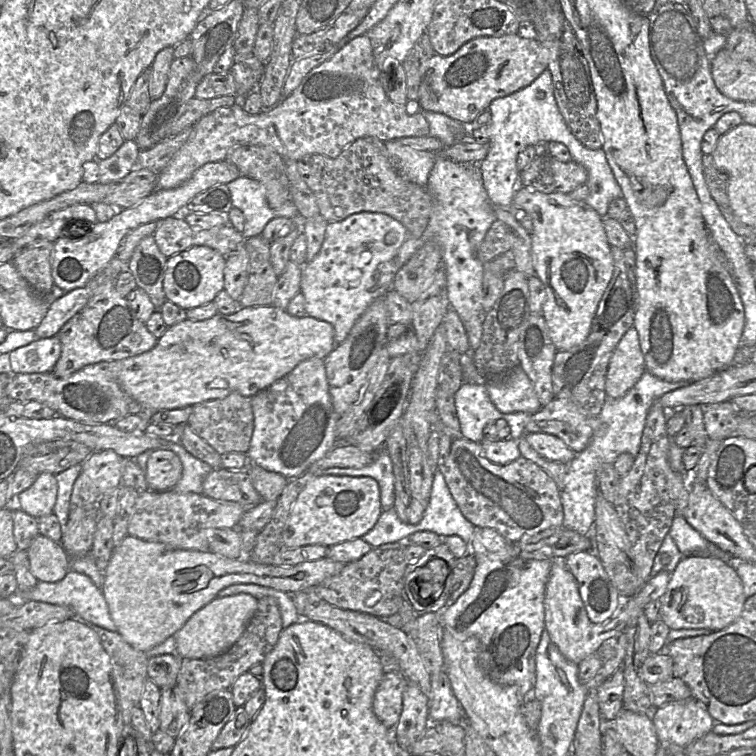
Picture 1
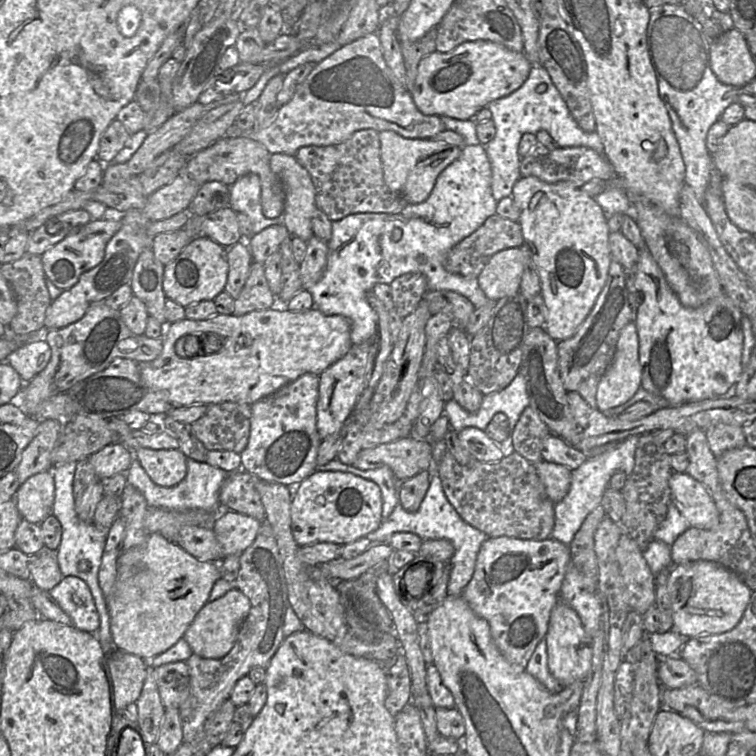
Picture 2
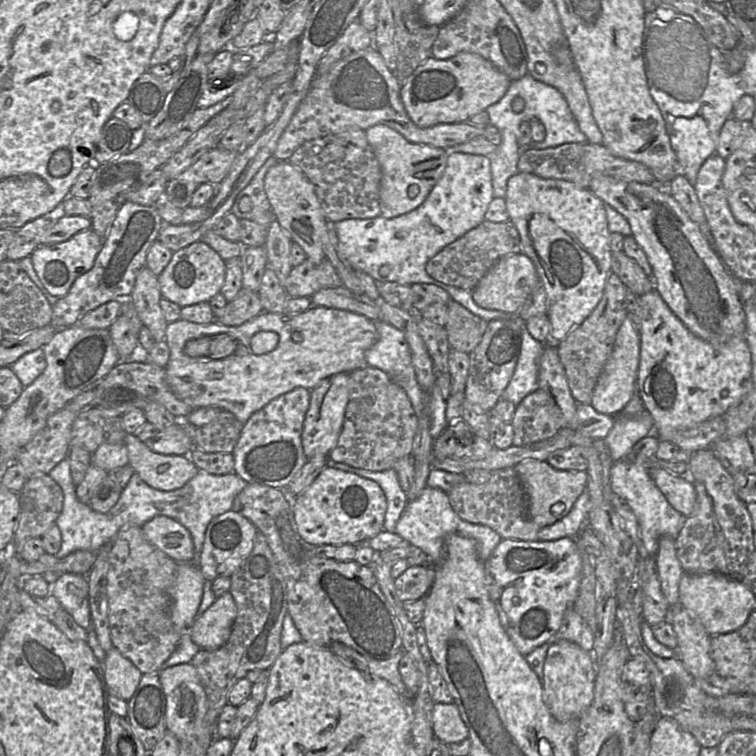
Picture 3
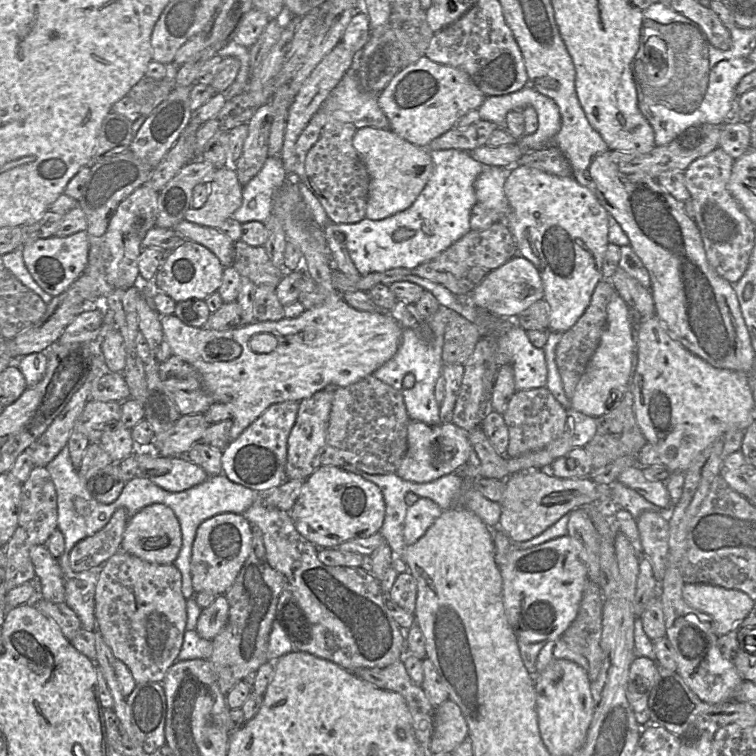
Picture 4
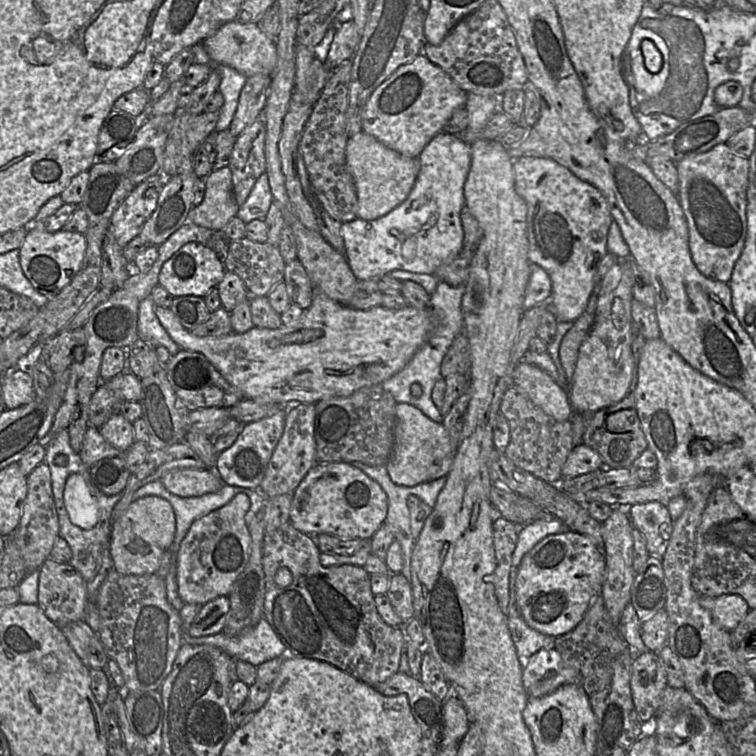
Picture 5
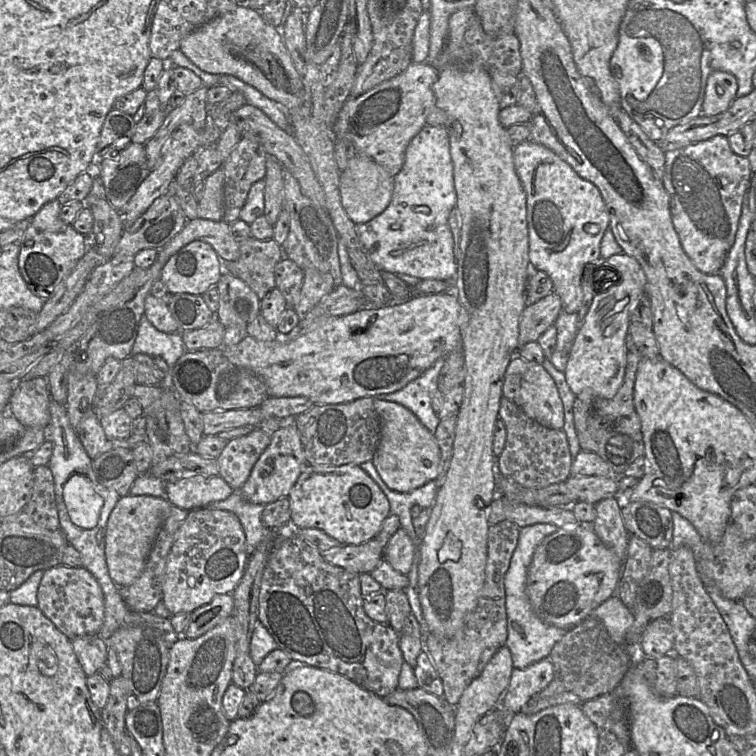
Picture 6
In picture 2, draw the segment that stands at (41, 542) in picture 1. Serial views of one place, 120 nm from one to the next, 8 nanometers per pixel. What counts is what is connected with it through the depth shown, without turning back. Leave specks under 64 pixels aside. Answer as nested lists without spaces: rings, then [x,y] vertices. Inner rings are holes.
[[[44,546],[35,555],[37,558],[29,566],[30,581],[40,589],[50,591],[63,578],[56,552]]]

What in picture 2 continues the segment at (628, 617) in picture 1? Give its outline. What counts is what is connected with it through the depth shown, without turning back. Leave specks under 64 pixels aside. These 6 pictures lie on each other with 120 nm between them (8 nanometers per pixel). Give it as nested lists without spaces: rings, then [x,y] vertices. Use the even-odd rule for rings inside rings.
[[[559,600],[551,612],[546,634],[548,668],[553,677],[565,688],[577,680],[585,680],[591,668],[593,639],[589,636],[577,612]]]

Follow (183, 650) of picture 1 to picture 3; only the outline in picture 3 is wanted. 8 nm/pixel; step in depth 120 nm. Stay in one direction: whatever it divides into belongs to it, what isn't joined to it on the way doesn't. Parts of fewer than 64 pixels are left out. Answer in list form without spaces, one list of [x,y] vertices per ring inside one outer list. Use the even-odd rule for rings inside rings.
[[[226,592],[196,618],[190,634],[193,642],[203,650],[216,650],[226,644],[237,616],[233,596]]]

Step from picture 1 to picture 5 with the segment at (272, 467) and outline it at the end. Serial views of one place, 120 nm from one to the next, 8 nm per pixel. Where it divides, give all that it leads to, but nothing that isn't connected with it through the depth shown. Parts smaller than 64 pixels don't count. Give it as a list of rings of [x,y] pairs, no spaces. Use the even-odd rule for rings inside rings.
[[[287,410],[247,423],[236,441],[228,449],[220,452],[216,459],[215,473],[231,486],[258,490],[264,478],[267,465],[283,434]]]

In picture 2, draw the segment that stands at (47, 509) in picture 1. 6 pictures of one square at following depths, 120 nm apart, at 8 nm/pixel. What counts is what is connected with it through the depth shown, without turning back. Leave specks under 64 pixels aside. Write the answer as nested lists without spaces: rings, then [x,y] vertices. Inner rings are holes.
[[[51,471],[40,472],[28,478],[15,494],[16,506],[23,519],[41,524],[53,515],[55,480]]]

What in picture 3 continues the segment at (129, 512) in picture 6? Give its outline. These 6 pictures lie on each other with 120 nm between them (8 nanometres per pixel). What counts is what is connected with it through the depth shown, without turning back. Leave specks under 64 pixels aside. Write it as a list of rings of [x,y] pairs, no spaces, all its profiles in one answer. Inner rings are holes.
[[[156,516],[141,528],[150,543],[177,563],[192,563],[194,560],[191,533],[175,519]]]

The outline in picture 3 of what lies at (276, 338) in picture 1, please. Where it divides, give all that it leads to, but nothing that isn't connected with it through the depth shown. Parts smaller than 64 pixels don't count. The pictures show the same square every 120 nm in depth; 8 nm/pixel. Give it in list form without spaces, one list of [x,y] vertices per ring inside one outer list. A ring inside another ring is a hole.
[[[311,306],[309,309],[307,309],[304,312],[300,313],[289,313],[287,311],[282,313],[272,313],[272,312],[261,312],[259,315],[257,315],[255,318],[239,325],[239,326],[226,326],[223,325],[216,320],[212,321],[209,324],[198,324],[194,322],[190,322],[184,319],[179,319],[174,322],[170,322],[167,324],[166,332],[165,332],[165,340],[168,344],[168,347],[170,349],[170,357],[167,365],[165,366],[166,369],[166,377],[167,382],[170,388],[173,390],[173,392],[184,402],[186,402],[188,405],[190,405],[193,409],[199,408],[199,407],[219,407],[223,410],[228,410],[231,413],[233,413],[239,421],[241,421],[243,424],[245,424],[248,419],[251,417],[252,414],[262,409],[264,406],[266,406],[269,402],[271,402],[273,399],[292,391],[293,389],[297,387],[304,387],[309,390],[312,390],[315,388],[323,379],[330,377],[334,374],[341,373],[341,372],[353,372],[355,370],[358,370],[366,365],[365,356],[366,352],[371,348],[371,346],[376,342],[377,340],[377,331],[374,324],[374,321],[368,319],[367,317],[350,312],[347,310],[339,310],[336,308],[327,308],[327,307],[321,307],[321,306]],[[259,331],[273,331],[276,332],[279,336],[279,343],[277,347],[272,350],[271,352],[268,352],[266,354],[262,355],[256,355],[252,352],[252,349],[250,347],[251,339]],[[225,333],[229,335],[231,338],[234,339],[231,343],[228,343],[228,347],[224,348],[223,350],[219,351],[218,353],[213,353],[209,355],[203,355],[203,356],[189,356],[185,353],[185,346],[186,344],[191,340],[200,339],[202,337],[208,337],[206,339],[206,342],[212,341],[212,344],[214,346],[213,340],[219,340],[216,335]],[[294,333],[301,333],[302,335],[302,341],[299,343],[296,343],[292,340],[292,335]],[[233,346],[235,346],[235,351],[228,355],[225,358],[217,359],[222,354],[225,354],[228,352]]]

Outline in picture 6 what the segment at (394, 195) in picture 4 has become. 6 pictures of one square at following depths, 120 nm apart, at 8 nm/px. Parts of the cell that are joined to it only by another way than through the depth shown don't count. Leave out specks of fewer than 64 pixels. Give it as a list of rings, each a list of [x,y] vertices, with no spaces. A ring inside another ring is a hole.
[[[357,154],[340,172],[342,205],[356,225],[365,224],[380,215],[389,206],[393,190],[394,177],[383,166],[364,155]]]

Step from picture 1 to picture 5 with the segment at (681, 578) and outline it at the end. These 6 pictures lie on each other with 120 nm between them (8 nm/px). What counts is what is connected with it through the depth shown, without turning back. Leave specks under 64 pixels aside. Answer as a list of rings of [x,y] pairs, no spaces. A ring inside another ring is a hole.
[[[736,594],[718,597],[700,595],[699,603],[711,613],[718,626],[728,632],[733,631],[750,610],[747,602]]]

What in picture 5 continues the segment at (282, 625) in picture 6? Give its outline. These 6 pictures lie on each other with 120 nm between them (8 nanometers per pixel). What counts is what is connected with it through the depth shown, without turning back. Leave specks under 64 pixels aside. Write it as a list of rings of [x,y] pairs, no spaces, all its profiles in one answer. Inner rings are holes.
[[[290,522],[280,526],[273,533],[265,534],[262,557],[262,565],[266,583],[264,618],[269,622],[279,639],[285,645],[288,656],[327,662],[360,680],[361,682],[368,684],[369,686],[376,686],[377,684],[386,681],[388,678],[399,671],[400,657],[402,653],[405,652],[405,645],[407,642],[404,631],[402,627],[389,626],[380,617],[375,606],[374,594],[371,591],[370,574],[368,574],[368,572],[366,572],[363,567],[349,564],[325,567],[320,562],[320,553],[321,552],[319,551],[314,536],[307,535],[297,530]],[[281,567],[289,569],[292,574],[292,582],[287,587],[280,587],[275,583],[275,575]]]

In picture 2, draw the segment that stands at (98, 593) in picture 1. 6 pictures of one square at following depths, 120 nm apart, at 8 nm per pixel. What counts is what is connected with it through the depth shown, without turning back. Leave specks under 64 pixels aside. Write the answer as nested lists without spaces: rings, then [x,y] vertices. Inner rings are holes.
[[[76,576],[63,577],[49,593],[69,615],[72,625],[85,632],[97,632],[100,617],[91,590],[84,580]]]

